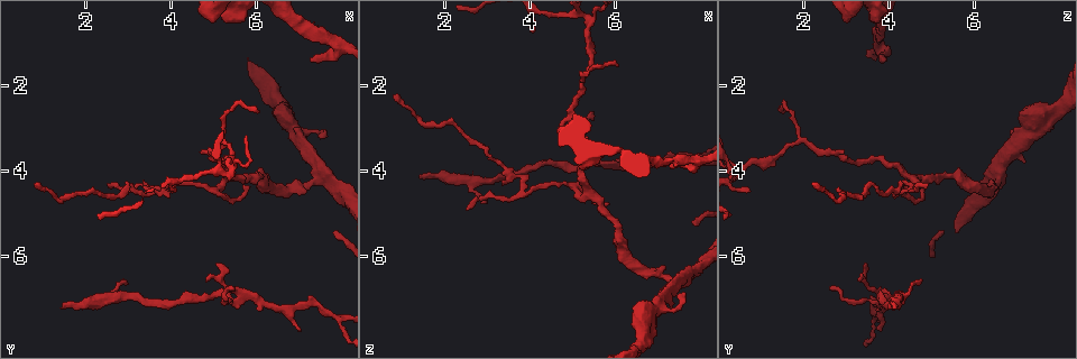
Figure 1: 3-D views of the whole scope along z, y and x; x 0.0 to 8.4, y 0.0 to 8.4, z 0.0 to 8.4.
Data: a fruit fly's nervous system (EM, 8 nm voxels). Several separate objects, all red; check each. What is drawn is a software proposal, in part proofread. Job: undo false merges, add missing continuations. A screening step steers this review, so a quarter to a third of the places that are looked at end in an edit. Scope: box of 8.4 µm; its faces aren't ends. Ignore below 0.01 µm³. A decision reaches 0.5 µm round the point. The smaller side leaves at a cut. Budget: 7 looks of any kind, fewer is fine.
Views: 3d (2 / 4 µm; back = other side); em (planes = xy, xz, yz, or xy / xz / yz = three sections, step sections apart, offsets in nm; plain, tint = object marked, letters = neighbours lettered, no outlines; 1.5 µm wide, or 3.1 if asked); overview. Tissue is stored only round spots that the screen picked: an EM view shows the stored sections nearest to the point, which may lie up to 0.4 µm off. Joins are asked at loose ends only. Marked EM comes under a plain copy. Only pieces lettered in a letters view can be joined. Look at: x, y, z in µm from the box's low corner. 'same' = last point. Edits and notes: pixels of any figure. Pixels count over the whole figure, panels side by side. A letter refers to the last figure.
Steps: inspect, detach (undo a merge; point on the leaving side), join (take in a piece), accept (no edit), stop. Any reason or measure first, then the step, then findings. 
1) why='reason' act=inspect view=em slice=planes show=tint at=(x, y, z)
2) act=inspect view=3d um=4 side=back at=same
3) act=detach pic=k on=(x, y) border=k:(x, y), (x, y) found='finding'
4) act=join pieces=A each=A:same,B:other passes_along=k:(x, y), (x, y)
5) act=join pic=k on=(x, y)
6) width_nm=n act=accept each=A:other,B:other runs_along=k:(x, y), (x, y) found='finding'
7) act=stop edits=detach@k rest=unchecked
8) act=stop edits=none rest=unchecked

why='thick turns thin' act=inspect view=em slice=yz step=4 show=letters at=(6.75, 4.45, 6.40)

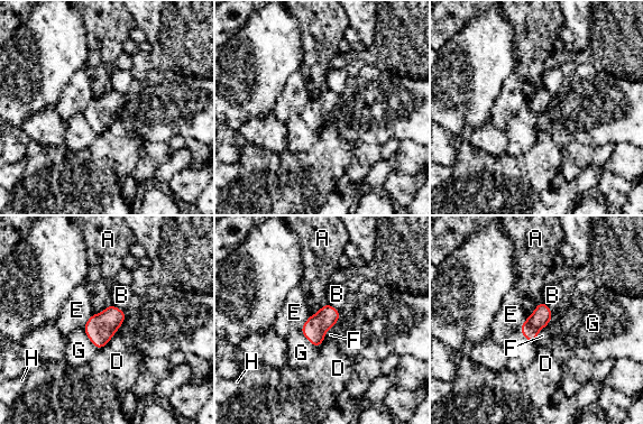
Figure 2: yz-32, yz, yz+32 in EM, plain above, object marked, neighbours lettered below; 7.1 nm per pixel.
act=accept each=A:other,B:other,D:other,E:other,F:other,G:other,H:other border=2:(547, 325), (538, 333), (535, 342) found='all the same neuron'

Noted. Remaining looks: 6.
act=inspect view=em slice=yz step=4 show=tint at=(7.80, 7.35, 3.65)

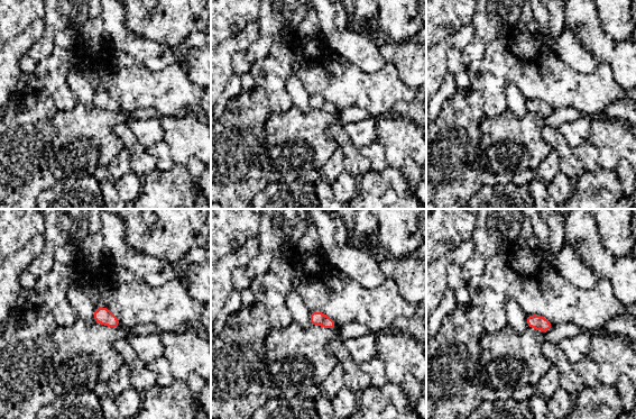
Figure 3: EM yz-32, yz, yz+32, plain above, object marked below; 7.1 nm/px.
act=inspect view=em slice=xz step=8 show=letters at=same

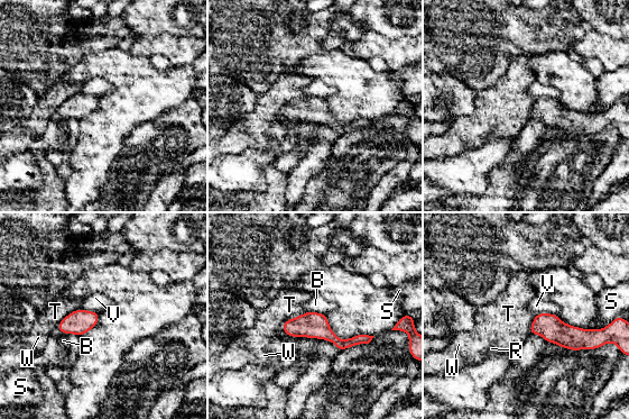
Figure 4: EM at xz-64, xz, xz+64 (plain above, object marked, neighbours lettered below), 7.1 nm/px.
act=accept each=B:other,R:other,S:other,T:other,V:other,W:other runs_along=4:(285, 326), (316, 326), (339, 343), (368, 338) found='all the same neuron'

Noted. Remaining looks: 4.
why='tapers out' act=inspect view=em slice=planes show=letters at=(5.50, 4.70, 4.70)

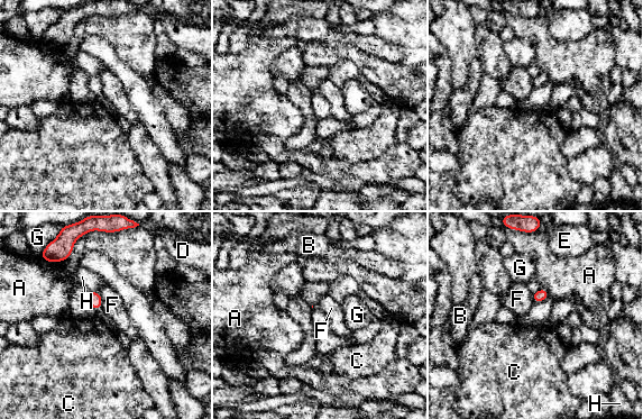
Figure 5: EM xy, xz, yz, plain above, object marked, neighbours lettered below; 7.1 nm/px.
longest_contact=A:380nm act=accept each=A:other,B:other,C:other,D:other,E:other,F:other,G:other,H:other found='none of them fits'

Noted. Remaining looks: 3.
act=stop edits=none rest=unchecked

